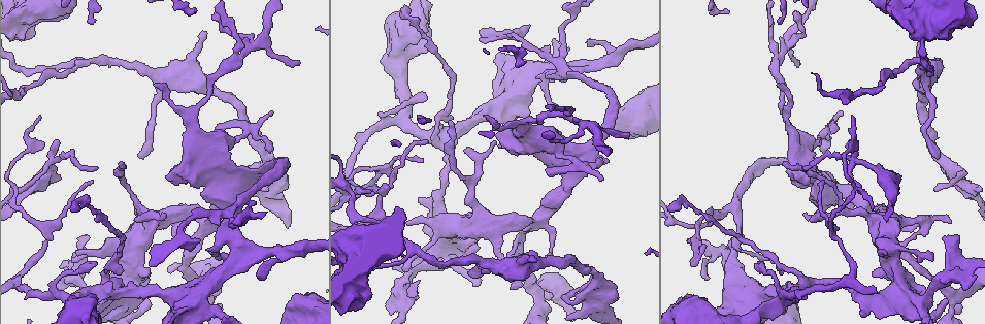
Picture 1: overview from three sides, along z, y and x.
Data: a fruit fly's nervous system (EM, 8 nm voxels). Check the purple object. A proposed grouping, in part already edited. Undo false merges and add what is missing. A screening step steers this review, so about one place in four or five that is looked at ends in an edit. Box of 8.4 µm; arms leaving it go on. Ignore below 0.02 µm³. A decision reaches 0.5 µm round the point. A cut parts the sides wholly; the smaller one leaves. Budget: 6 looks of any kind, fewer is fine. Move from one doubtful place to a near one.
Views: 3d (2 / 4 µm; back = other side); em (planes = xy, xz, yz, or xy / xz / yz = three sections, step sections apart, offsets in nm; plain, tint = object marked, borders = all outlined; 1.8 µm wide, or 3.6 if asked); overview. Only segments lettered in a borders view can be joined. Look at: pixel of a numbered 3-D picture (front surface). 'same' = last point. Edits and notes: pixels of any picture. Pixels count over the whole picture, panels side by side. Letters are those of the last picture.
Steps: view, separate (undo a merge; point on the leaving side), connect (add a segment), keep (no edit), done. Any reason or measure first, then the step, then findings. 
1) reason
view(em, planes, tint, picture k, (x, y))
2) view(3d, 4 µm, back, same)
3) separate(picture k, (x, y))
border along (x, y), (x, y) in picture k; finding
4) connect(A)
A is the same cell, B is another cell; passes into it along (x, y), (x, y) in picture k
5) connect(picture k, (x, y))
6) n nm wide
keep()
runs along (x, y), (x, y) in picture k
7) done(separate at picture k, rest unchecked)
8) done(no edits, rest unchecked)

thin arm on a thick one
view(em, 3.6 µm, xz, step 4, tint, picture 1, (922, 302))

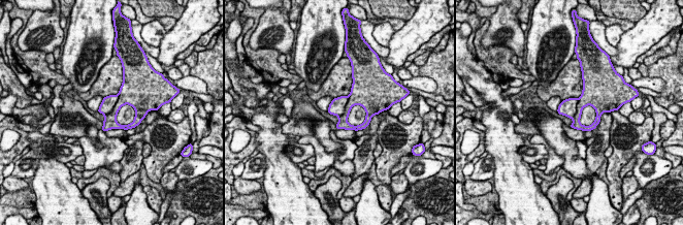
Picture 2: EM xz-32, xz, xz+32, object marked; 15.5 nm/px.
view(em, 3.6 µm, planes, borders, same)

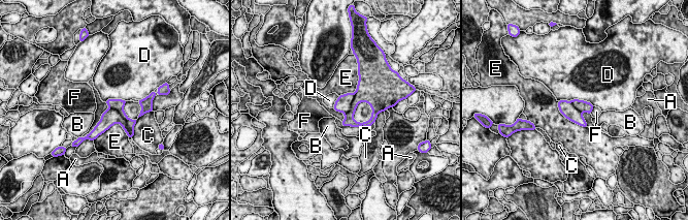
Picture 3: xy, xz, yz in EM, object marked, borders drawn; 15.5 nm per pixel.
separate(picture 3, (110, 117))
A, B, C, D, E and F are other cells; border along (109, 106), (115, 108), (132, 129) in picture 3; two cells meet here

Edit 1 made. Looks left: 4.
view(overview)

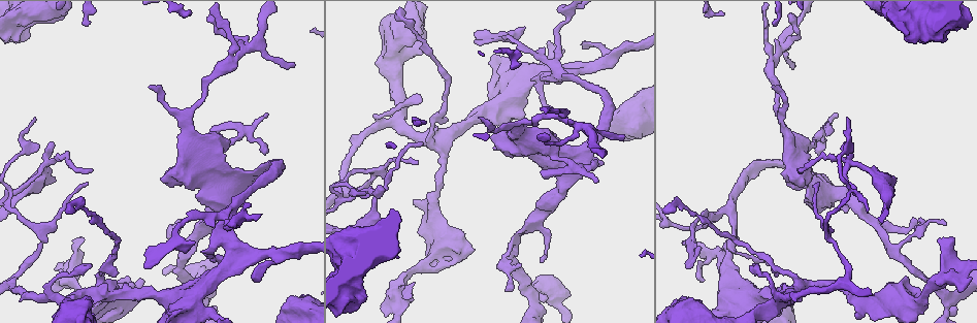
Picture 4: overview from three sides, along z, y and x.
a fork
view(em, planes, borders, picture 4, (851, 164))

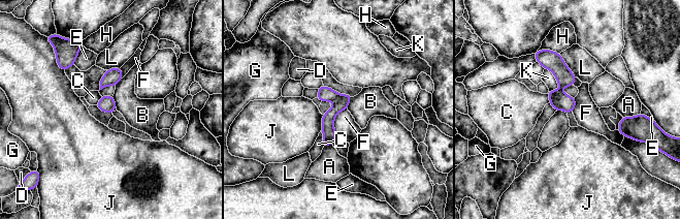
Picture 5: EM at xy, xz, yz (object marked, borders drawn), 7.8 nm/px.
keep()
A, B, C, D, E, F, G, H, J, K and L are other cells; all the same cell

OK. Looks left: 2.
three arms meet
view(3d, 2 µm, back, picture 4, (232, 255))

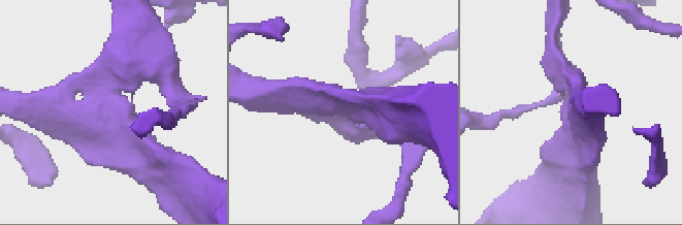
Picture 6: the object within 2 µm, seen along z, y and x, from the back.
now the EM
view(em, planes, borders, picture 6, (571, 104))

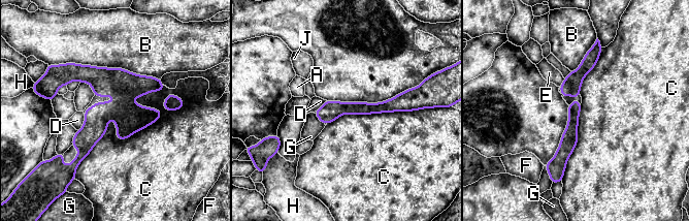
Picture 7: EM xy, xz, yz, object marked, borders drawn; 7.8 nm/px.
keep()
A, B, C, D, E, F, G, H and J are other cells; runs along (63, 80), (95, 75), (139, 114), (158, 114) in picture 7; all the same cell

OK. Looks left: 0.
done(separate at picture 3, rest unchecked)

